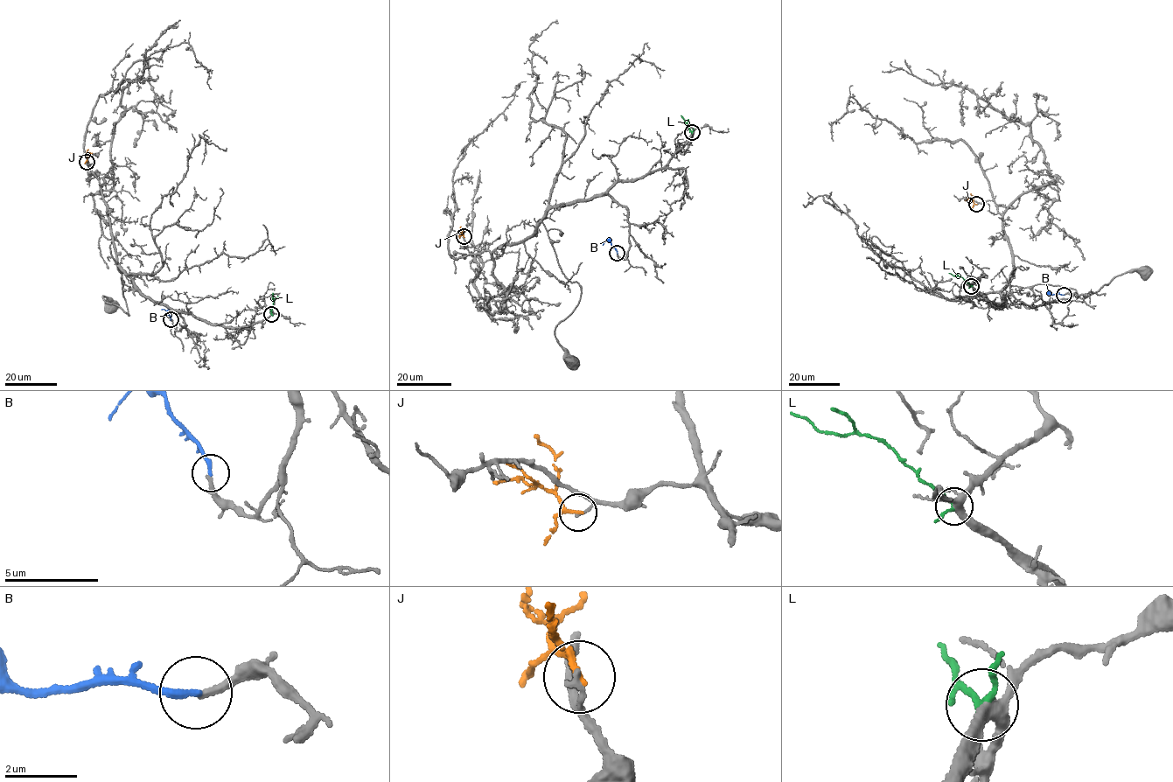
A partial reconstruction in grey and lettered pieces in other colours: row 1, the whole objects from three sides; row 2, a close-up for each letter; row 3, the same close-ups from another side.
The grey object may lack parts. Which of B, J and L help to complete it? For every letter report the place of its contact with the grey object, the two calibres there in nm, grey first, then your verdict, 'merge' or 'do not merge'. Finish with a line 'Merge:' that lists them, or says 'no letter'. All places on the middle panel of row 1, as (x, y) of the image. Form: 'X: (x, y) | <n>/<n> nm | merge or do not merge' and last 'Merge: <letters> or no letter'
B: (617, 253) | 200/220 nm | merge
J: (464, 236) | 170/130 nm | do not merge
L: (692, 132) | 280/140 nm | do not merge
Merge: B

